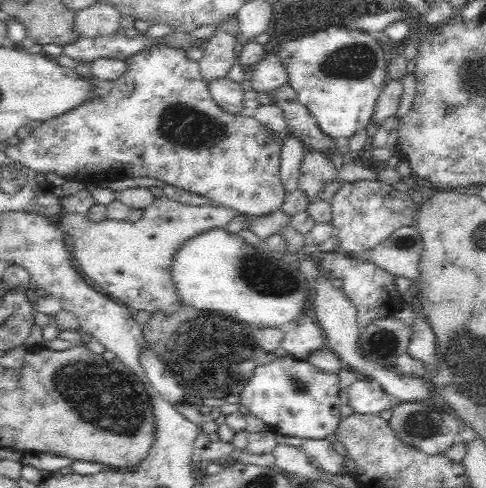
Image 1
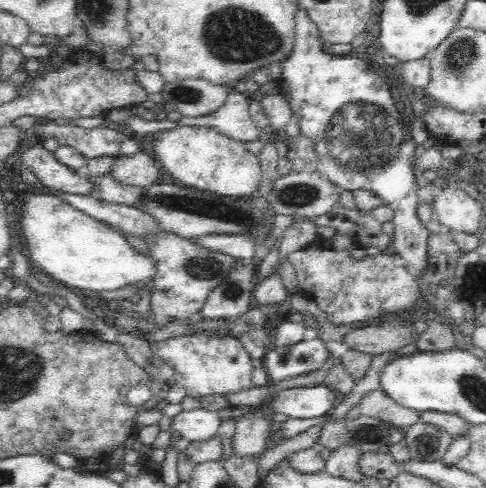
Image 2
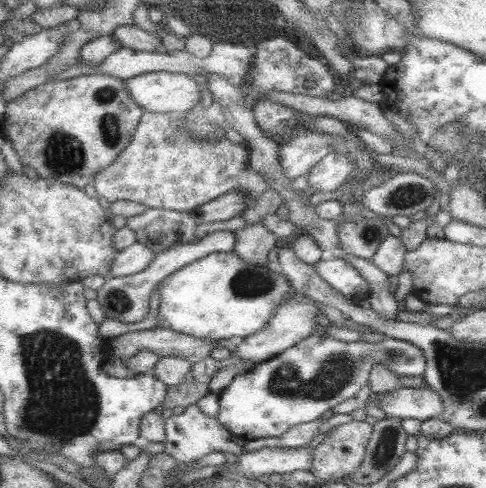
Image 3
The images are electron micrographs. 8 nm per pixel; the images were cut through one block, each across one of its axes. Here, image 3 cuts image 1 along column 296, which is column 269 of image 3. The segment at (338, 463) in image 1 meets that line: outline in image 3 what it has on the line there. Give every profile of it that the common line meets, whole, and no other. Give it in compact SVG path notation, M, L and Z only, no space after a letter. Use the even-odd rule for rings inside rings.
M305 422L299 426L293 426L289 430L285 430L285 434L277 436L277 438L261 438L261 440L249 440L249 442L241 442L243 452L257 452L257 450L297 450L307 446L317 434L319 434L321 422Z

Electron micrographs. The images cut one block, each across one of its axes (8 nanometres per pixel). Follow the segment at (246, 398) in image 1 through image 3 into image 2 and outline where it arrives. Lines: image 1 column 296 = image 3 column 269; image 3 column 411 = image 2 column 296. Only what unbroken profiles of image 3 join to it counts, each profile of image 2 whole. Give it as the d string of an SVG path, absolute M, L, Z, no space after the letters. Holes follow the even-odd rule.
M316 338L308 342L298 342L290 348L272 348L264 356L264 366L270 382L282 382L326 368L330 356L332 354L326 348L326 342Z

